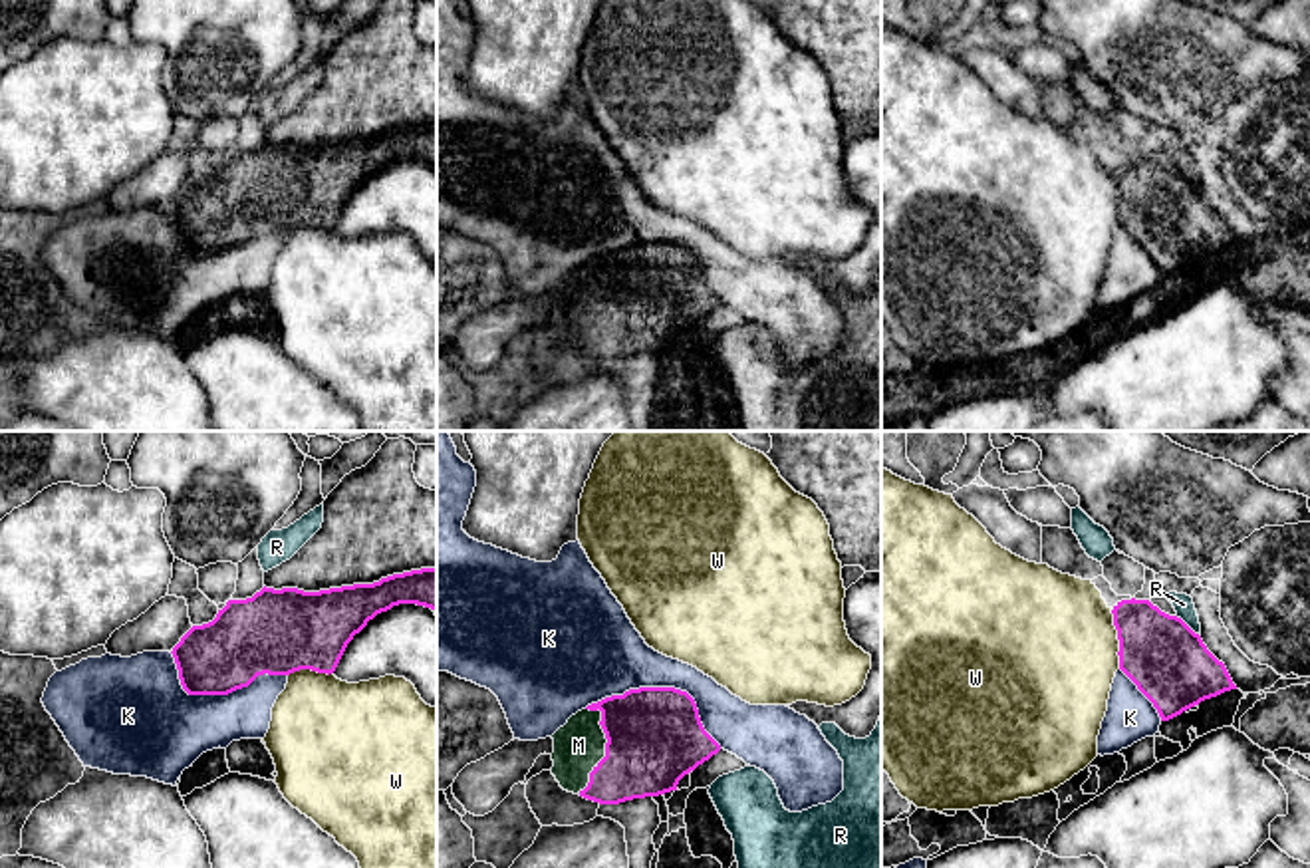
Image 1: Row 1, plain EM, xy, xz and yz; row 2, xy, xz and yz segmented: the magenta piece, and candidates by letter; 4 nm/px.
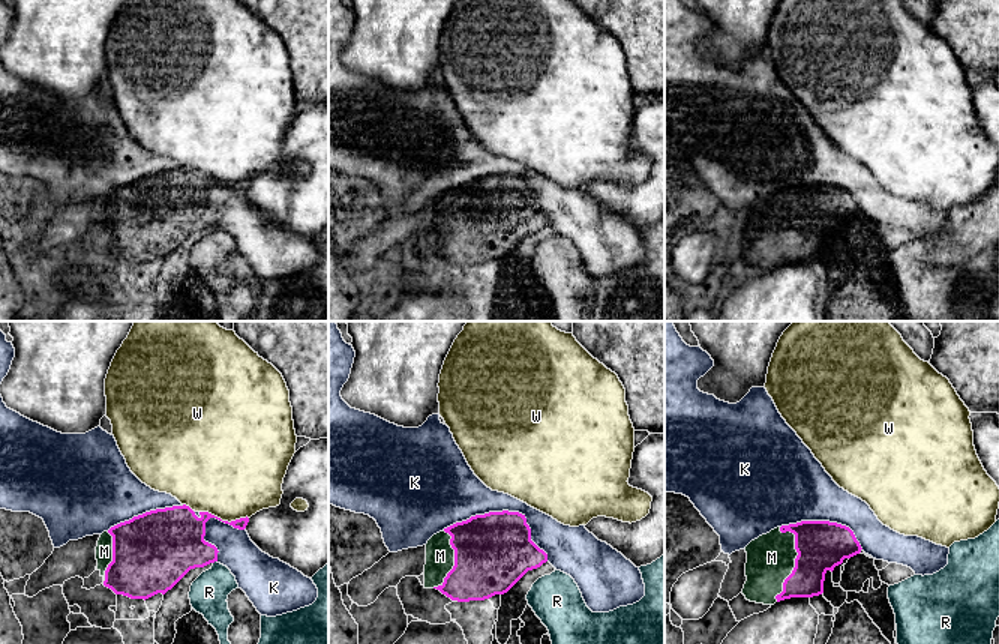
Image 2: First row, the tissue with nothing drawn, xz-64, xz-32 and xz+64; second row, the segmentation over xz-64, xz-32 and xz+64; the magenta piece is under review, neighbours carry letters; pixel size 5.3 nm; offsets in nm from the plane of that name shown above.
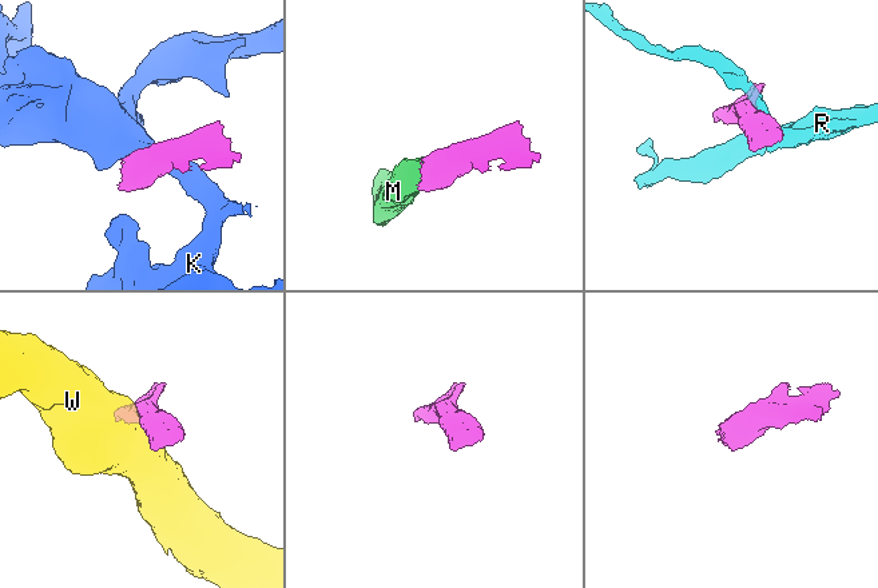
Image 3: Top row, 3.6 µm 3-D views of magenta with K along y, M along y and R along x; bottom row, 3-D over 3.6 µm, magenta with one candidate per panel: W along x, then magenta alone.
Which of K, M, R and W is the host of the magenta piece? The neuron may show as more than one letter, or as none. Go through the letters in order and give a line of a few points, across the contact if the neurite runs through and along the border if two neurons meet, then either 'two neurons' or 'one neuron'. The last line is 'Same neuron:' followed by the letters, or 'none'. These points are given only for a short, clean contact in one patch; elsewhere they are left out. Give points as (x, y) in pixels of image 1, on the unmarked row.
K: two neurons
M: one neuron
R: two neurons
W: two neurons
Same neuron: M

